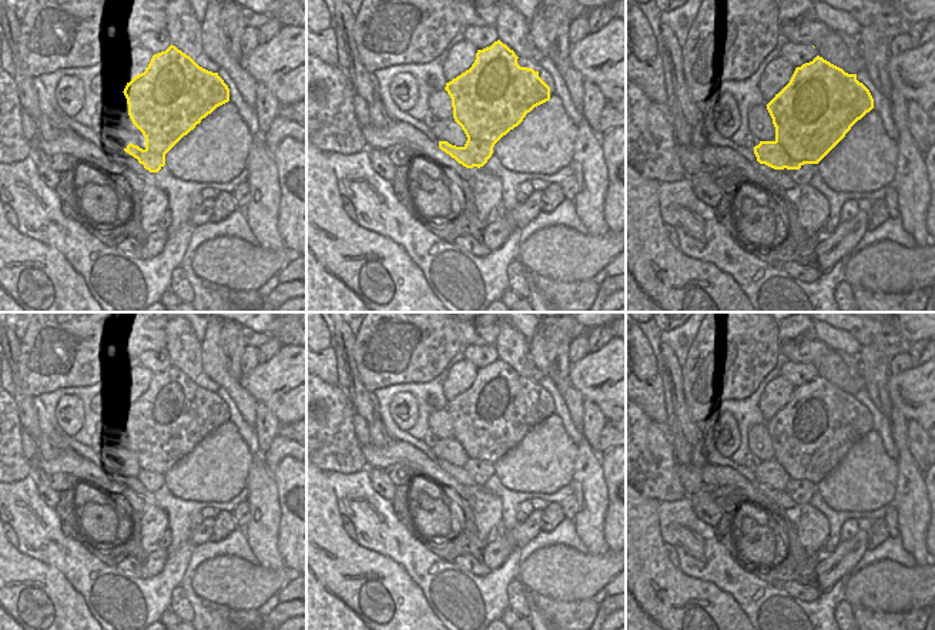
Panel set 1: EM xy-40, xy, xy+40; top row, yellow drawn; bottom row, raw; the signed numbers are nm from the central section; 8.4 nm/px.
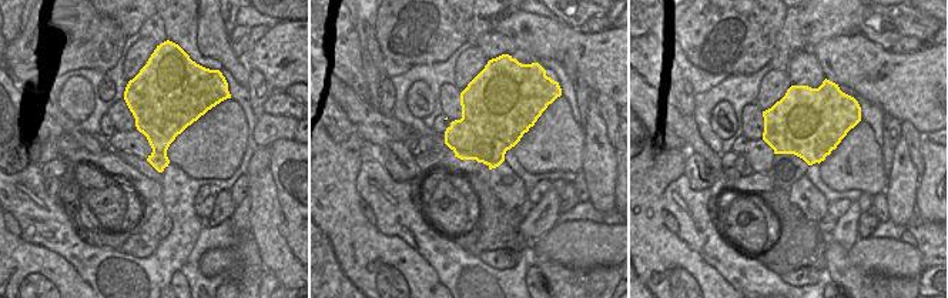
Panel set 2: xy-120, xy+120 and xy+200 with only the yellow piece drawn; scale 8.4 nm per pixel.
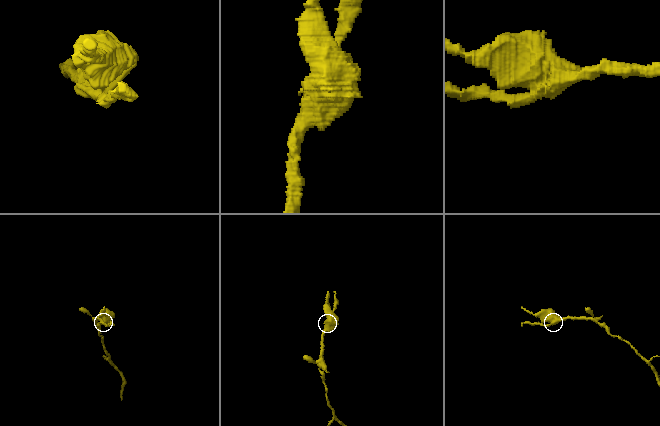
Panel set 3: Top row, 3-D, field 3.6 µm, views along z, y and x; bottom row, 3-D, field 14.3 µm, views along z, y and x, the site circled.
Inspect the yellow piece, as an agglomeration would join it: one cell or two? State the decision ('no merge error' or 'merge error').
merge error

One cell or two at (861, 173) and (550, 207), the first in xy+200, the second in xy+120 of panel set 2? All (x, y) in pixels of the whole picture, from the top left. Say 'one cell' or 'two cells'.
two cells

